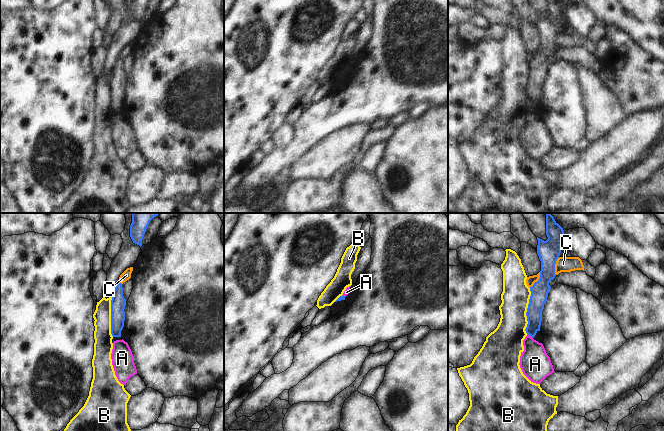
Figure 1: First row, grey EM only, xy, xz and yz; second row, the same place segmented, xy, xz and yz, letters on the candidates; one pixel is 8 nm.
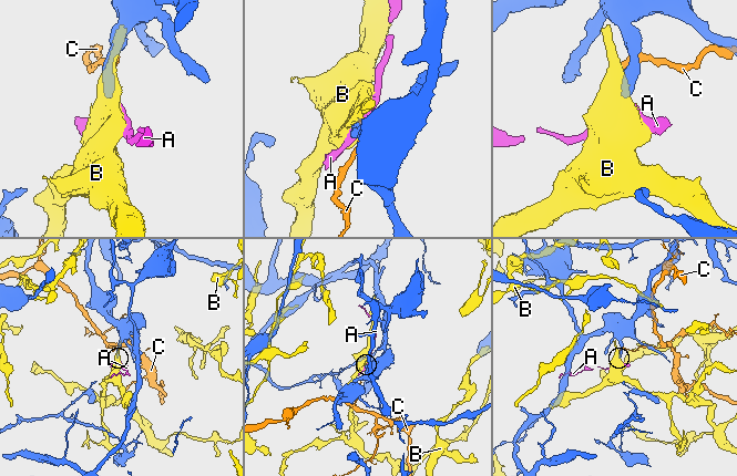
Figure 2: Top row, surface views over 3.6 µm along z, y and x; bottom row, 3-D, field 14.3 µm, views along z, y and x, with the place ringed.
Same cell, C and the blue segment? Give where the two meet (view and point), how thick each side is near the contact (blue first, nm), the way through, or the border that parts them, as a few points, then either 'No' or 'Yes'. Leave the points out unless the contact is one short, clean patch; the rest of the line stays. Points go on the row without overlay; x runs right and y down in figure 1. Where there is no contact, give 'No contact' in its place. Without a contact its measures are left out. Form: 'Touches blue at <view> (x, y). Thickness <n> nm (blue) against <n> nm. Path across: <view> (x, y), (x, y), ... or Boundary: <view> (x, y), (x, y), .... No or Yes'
Touches blue at yz (554, 42). Thickness 180 nm (blue) against 130 nm. Boundary: yz (559, 33), (555, 39), (555, 50). No.

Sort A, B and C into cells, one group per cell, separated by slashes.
A / B / C

